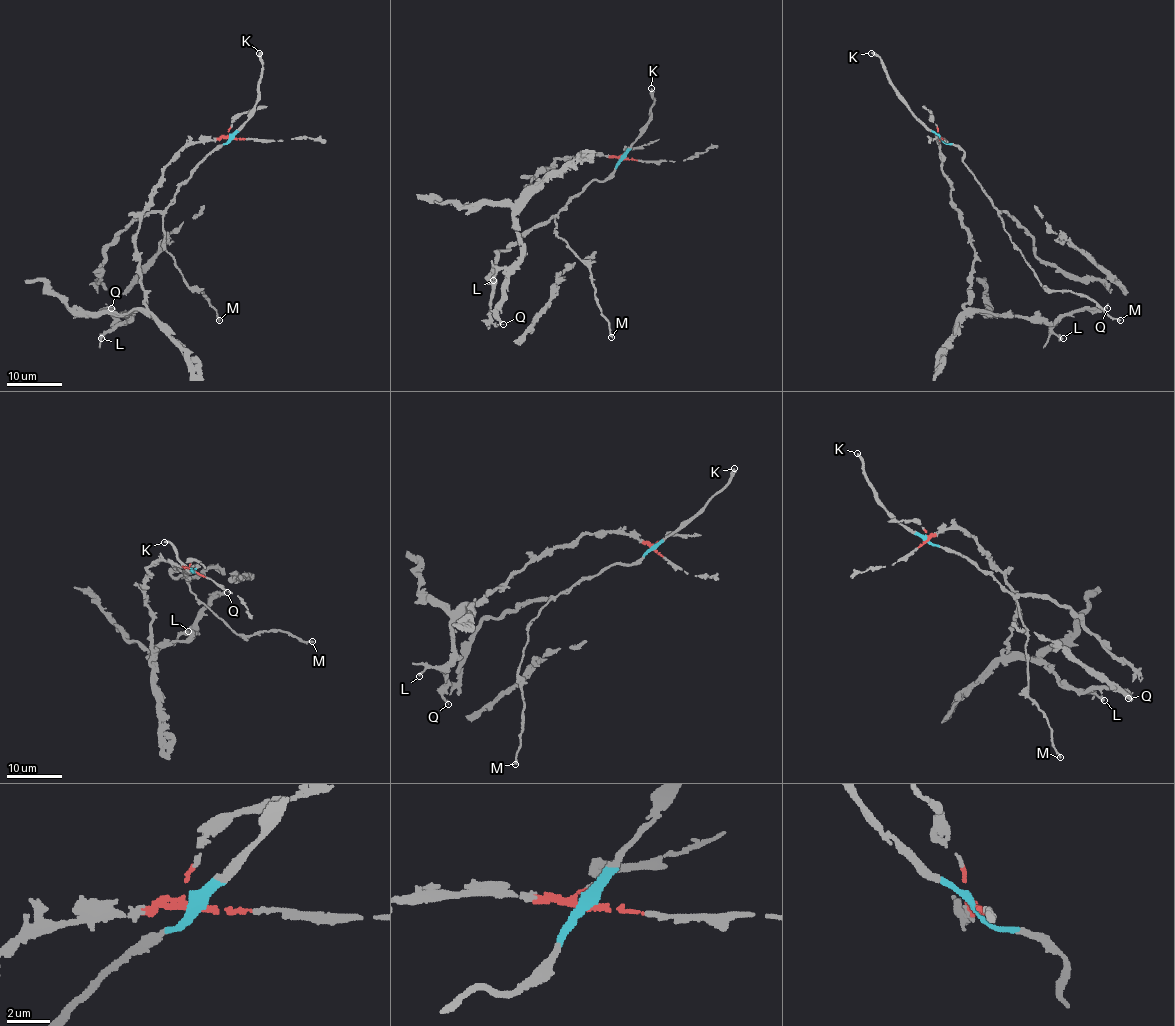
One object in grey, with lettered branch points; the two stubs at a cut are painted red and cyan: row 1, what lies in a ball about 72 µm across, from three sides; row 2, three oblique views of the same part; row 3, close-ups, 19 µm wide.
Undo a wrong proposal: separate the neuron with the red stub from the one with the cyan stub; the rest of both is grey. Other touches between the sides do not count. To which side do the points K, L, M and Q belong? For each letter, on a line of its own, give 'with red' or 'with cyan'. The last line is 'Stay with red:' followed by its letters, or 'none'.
K: with cyan
L: with red
M: with cyan
Q: with red
Stay with red: L, Q

